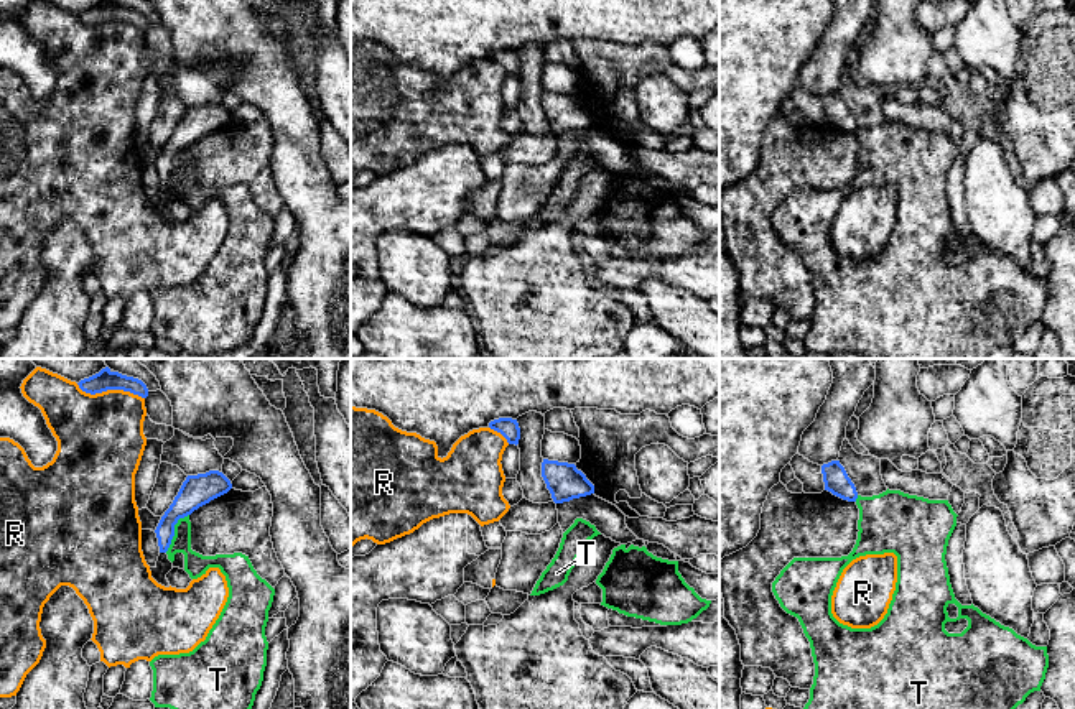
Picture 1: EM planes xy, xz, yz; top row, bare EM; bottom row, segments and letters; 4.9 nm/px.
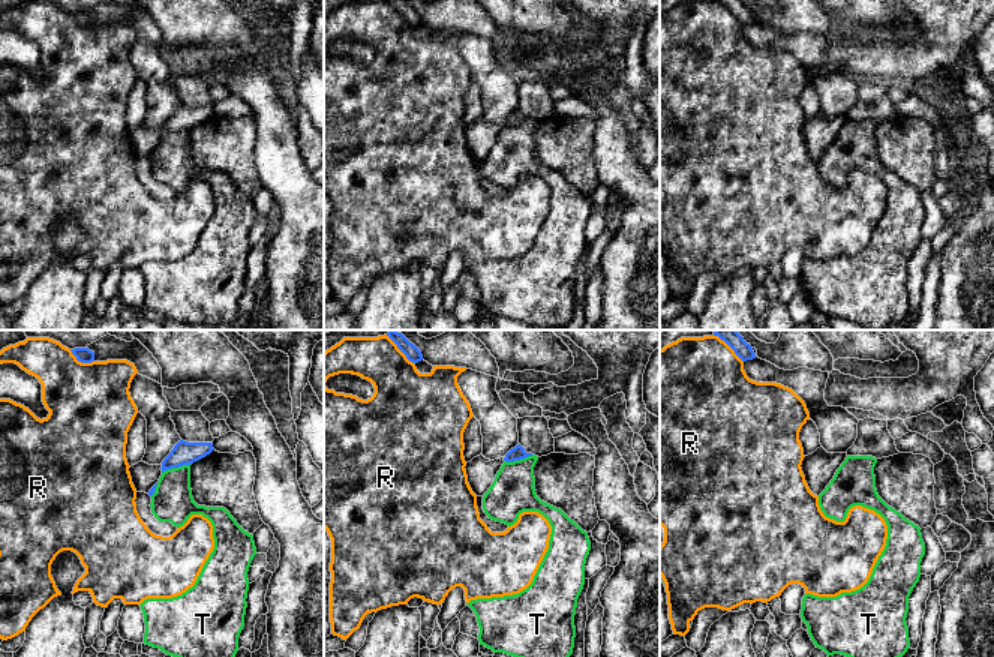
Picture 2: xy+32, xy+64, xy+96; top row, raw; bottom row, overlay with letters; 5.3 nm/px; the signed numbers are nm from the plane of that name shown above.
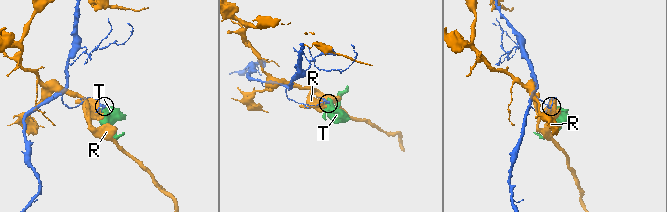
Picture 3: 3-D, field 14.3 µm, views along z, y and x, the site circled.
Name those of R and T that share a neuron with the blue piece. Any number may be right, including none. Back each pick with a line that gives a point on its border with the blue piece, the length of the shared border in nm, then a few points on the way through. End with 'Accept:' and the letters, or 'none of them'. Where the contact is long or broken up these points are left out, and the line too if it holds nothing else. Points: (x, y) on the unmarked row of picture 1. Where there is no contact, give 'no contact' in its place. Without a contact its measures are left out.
Accept: none of them

